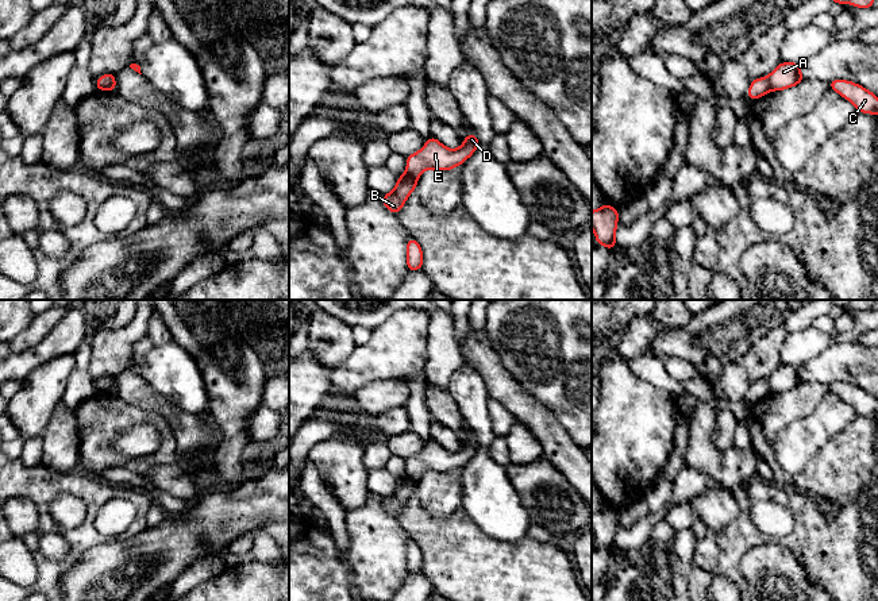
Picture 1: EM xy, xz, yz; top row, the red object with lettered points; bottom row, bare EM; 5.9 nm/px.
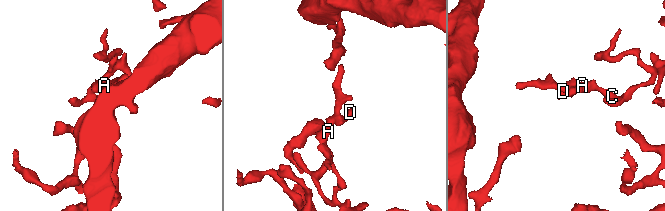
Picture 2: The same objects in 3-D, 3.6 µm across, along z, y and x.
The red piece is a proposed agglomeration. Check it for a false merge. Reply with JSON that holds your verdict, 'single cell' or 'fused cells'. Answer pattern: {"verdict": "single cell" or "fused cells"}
{"verdict": "fused cells"}

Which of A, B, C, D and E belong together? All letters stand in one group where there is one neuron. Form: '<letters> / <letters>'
A B C / D E

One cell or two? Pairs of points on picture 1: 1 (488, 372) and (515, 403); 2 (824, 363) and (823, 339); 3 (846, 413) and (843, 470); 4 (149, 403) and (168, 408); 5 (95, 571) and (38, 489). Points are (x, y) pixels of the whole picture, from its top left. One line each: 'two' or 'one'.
1: one
2: two
3: two
4: one
5: two

